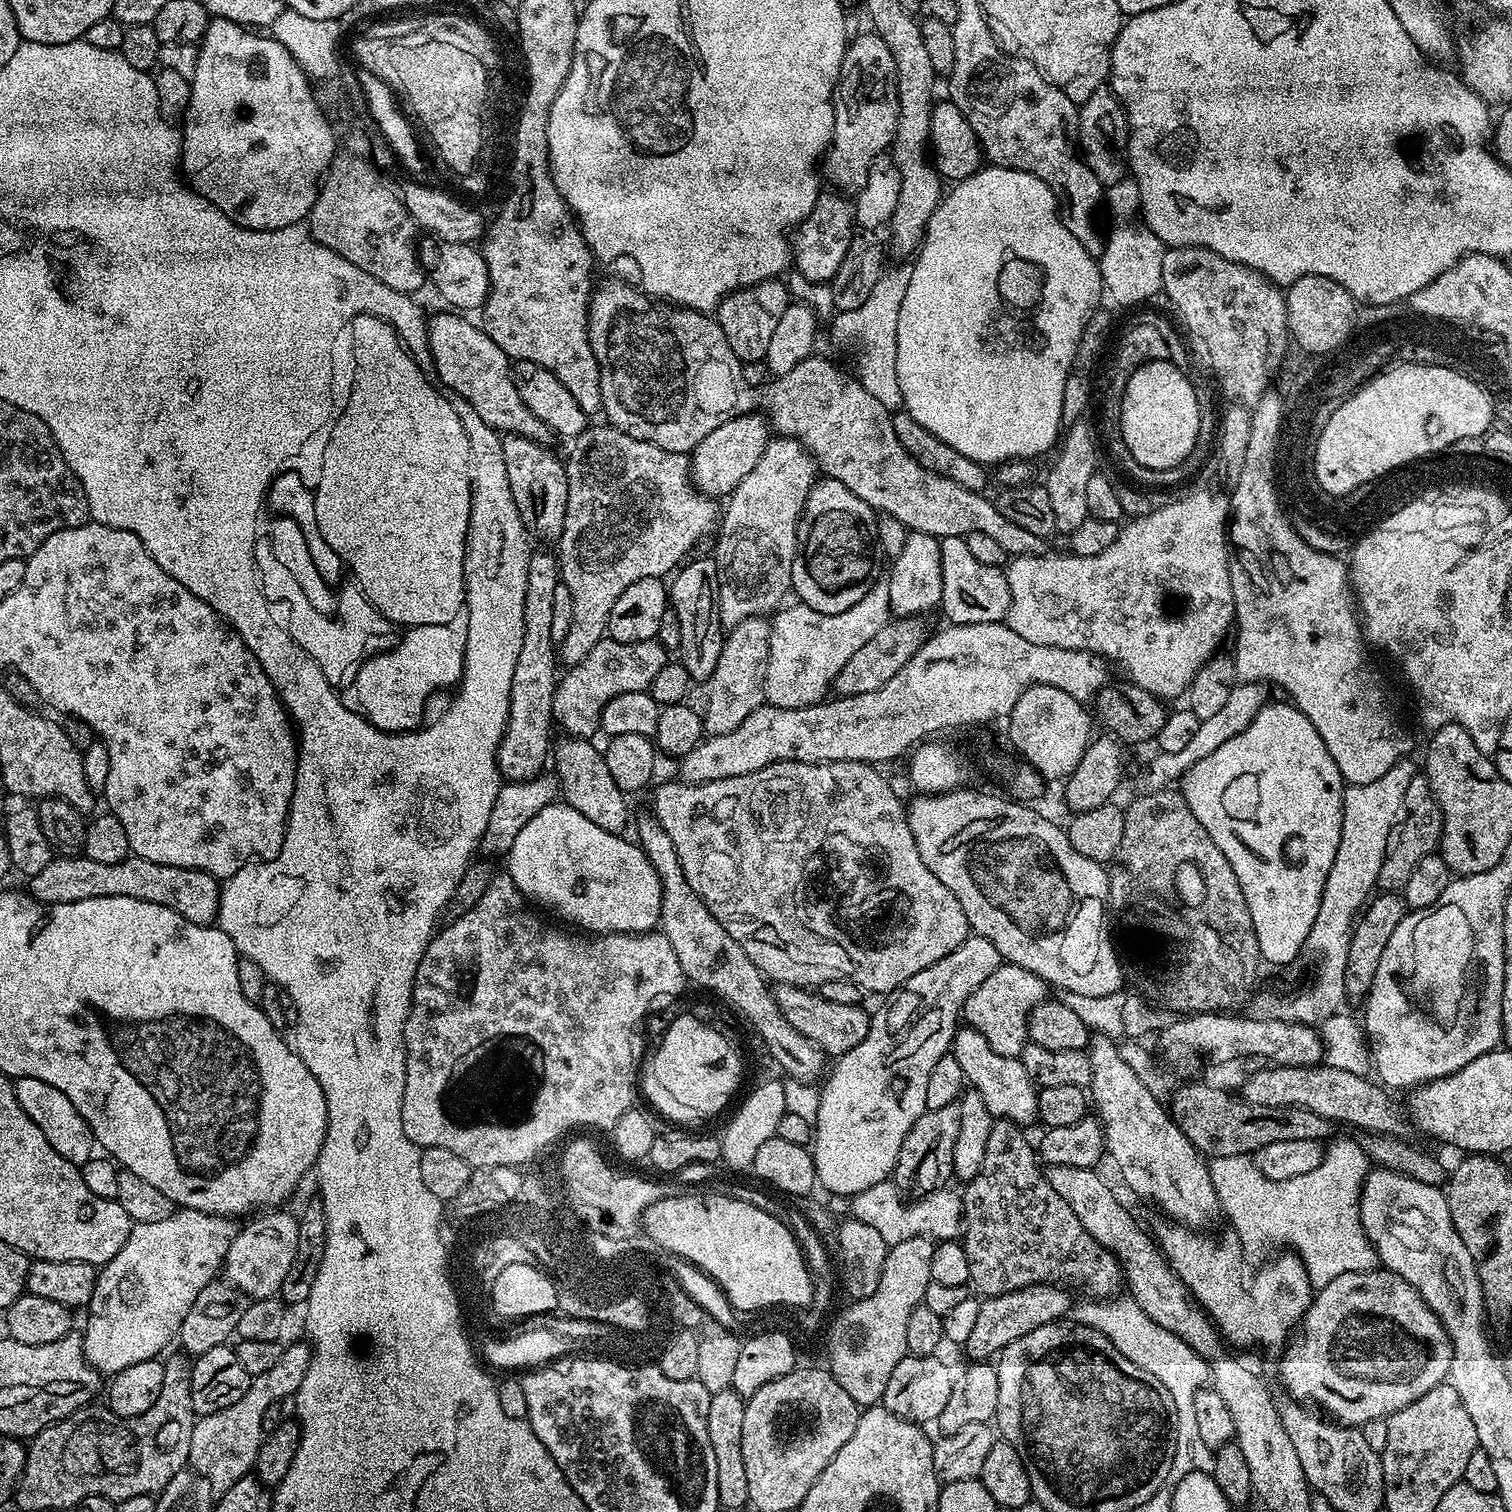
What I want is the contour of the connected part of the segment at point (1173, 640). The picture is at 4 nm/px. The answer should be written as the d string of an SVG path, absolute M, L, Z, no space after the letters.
M1192 492L1181 500L1169 499L1154 514L1149 516L1137 516L1127 521L1121 527L1118 538L1114 538L1113 544L1102 550L1102 554L1090 554L1089 556L1014 556L1007 561L1006 571L1010 582L1010 610L1006 617L1006 623L1014 630L1014 634L1022 634L1026 642L1034 642L1038 646L1065 648L1066 650L1078 650L1079 652L1091 652L1094 656L1103 656L1109 665L1121 668L1125 672L1127 683L1136 684L1142 690L1146 690L1157 700L1171 702L1175 696L1183 697L1188 691L1190 682L1194 682L1194 676L1202 670L1202 666L1211 656L1221 651L1220 643L1229 639L1234 628L1236 611L1234 610L1234 590L1230 586L1230 566L1228 565L1228 517L1230 515L1230 500L1227 495L1220 492Z

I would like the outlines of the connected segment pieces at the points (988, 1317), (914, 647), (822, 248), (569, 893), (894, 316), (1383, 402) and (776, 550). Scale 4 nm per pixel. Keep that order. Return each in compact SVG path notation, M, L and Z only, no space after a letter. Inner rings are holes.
M1035 1284L1010 1294L981 1299L974 1330L962 1345L962 1352L969 1356L969 1361L988 1362L999 1357L1004 1348L1010 1346L1010 1342L1018 1342L1018 1338L1030 1334L1030 1330L1063 1321L1069 1315L1074 1300L1062 1289L1055 1284Z
M902 616L889 620L878 634L874 634L874 638L870 638L870 642L866 642L866 646L861 646L846 661L846 666L842 666L836 675L835 695L866 694L886 686L886 682L890 682L890 678L894 678L894 674L898 674L898 670L902 670L902 666L906 666L906 662L910 662L910 658L914 658L916 651L928 641L930 627L926 621L924 616Z
M822 194L810 210L808 217L797 224L790 236L790 260L812 284L827 285L838 274L842 258L846 258L846 249L857 227L856 209L853 201L844 194Z
M563 802L547 804L542 810L538 810L538 814L534 814L534 818L530 818L530 822L526 822L526 826L522 826L518 838L514 838L514 846L510 849L506 857L506 863L508 863L506 875L514 882L514 886L518 886L518 890L529 901L535 902L535 900L537 900L542 907L549 908L554 915L561 916L562 919L569 920L572 924L577 924L577 926L572 926L583 930L585 933L650 932L660 923L662 882L658 880L658 874L654 870L654 866L652 866L646 858L646 854L640 848L639 843L633 842L631 839L629 839L630 841L623 840L624 838L623 835L602 830L602 826L594 826L594 822L590 822L590 818L582 818L582 814L578 814L578 810L574 810L568 804Z
M887 267L866 302L855 310L836 312L830 326L830 336L840 348L846 348L860 340L863 348L858 358L857 380L891 412L899 411L904 402L901 386L898 384L897 332L898 314L902 299L905 298L906 286L909 285L909 274L907 267Z
M1397 363L1361 384L1349 400L1330 414L1330 422L1326 422L1326 430L1322 430L1322 438L1316 443L1314 474L1322 490L1347 490L1354 482L1368 480L1369 474L1384 472L1384 467L1391 464L1400 464L1402 458L1432 458L1435 452L1443 453L1459 439L1488 432L1494 424L1493 403L1489 389L1454 369L1441 365Z
M783 436L781 438L769 439L766 450L762 454L762 458L758 458L758 466L754 466L754 470L750 470L750 474L746 474L746 478L742 478L742 482L738 482L738 486L727 497L725 506L722 508L722 521L718 526L720 537L716 540L716 553L714 559L718 566L718 606L720 607L720 623L725 629L732 629L738 626L738 622L742 622L751 616L767 617L769 614L775 613L789 599L792 592L792 567L794 566L794 558L796 557L796 549L800 546L800 518L804 514L806 506L806 498L810 494L810 490L818 482L818 465L815 456L811 452L807 452L800 443L792 439L791 436Z

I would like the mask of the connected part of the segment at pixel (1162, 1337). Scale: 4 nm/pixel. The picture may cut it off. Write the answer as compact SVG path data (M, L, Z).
M1100 1298L1085 1299L1085 1304L1077 1303L1071 1309L1070 1316L1077 1324L1085 1324L1098 1330L1134 1366L1142 1366L1146 1374L1154 1374L1170 1390L1170 1398L1174 1398L1176 1407L1176 1457L1172 1459L1171 1479L1178 1481L1190 1471L1193 1471L1192 1456L1188 1451L1192 1444L1198 1441L1198 1425L1194 1423L1194 1394L1199 1388L1205 1387L1210 1380L1210 1364L1205 1357L1199 1356L1182 1338L1178 1338L1170 1330L1158 1326L1130 1298Z

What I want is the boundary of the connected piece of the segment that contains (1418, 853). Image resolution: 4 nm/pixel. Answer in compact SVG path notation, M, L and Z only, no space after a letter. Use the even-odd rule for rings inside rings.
M1422 774L1410 778L1410 787L1402 798L1400 810L1402 815L1396 827L1390 830L1390 838L1386 838L1386 858L1382 858L1382 870L1378 870L1378 885L1385 892L1400 892L1404 889L1410 874L1414 874L1414 866L1418 866L1422 858L1439 849L1444 825L1438 802L1430 790L1427 778Z

